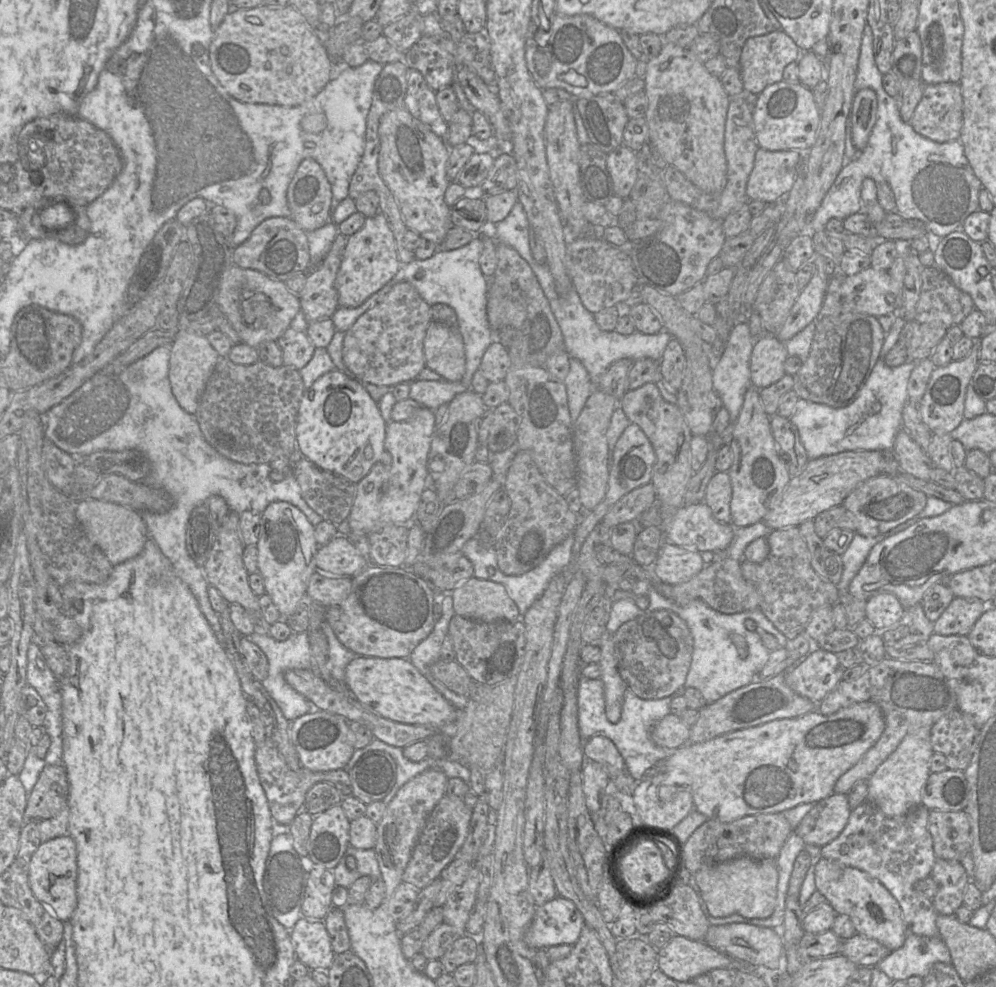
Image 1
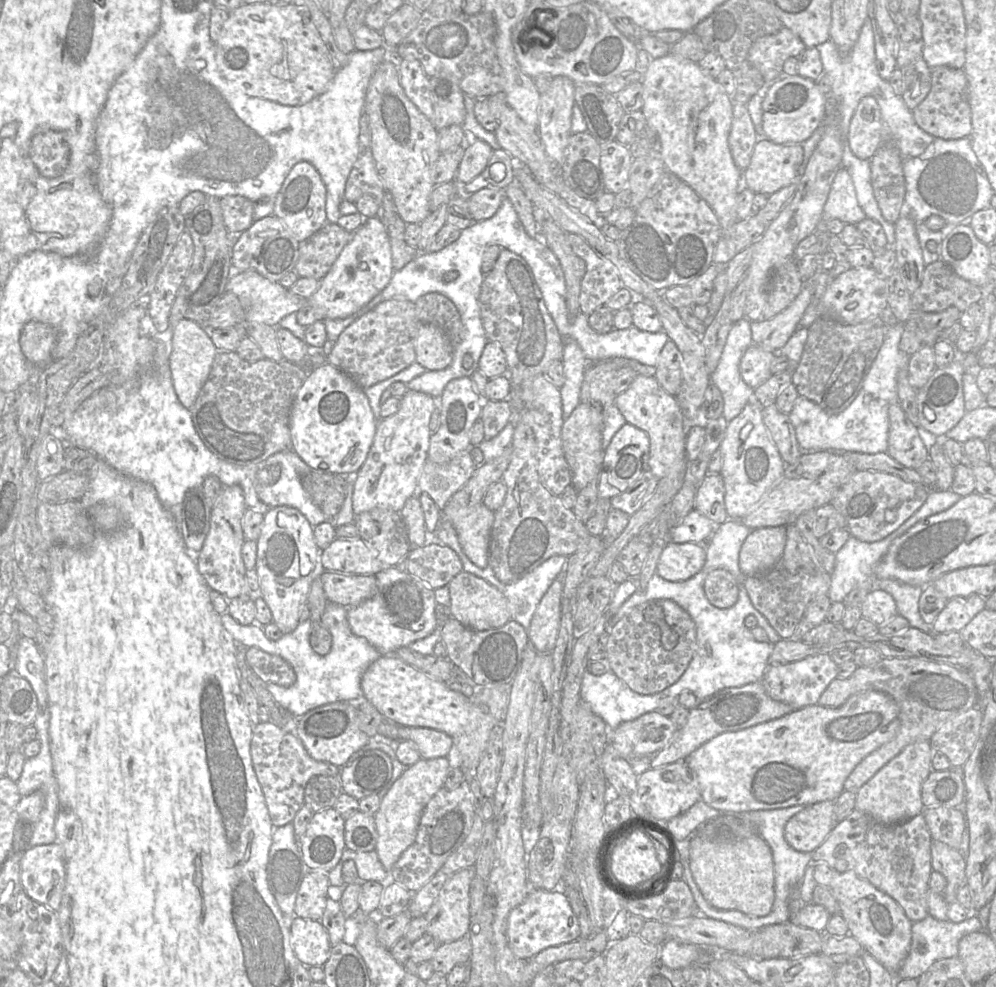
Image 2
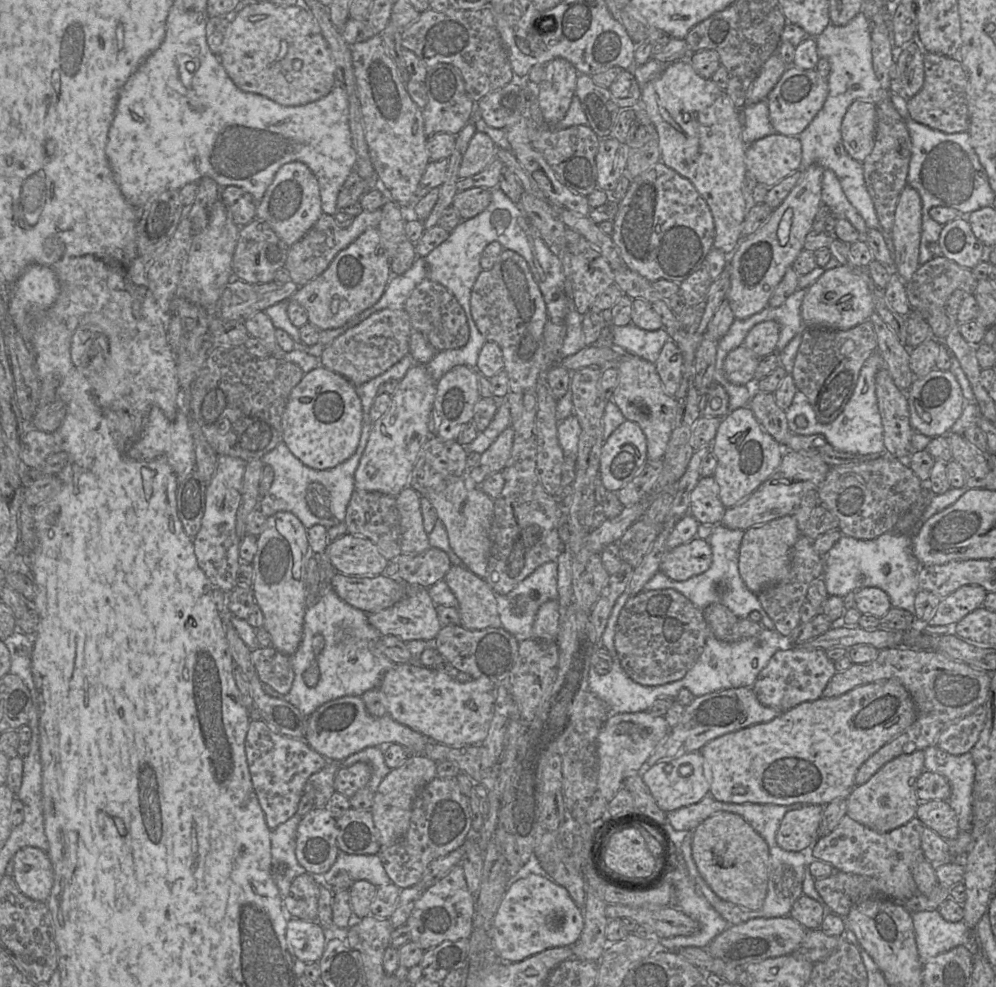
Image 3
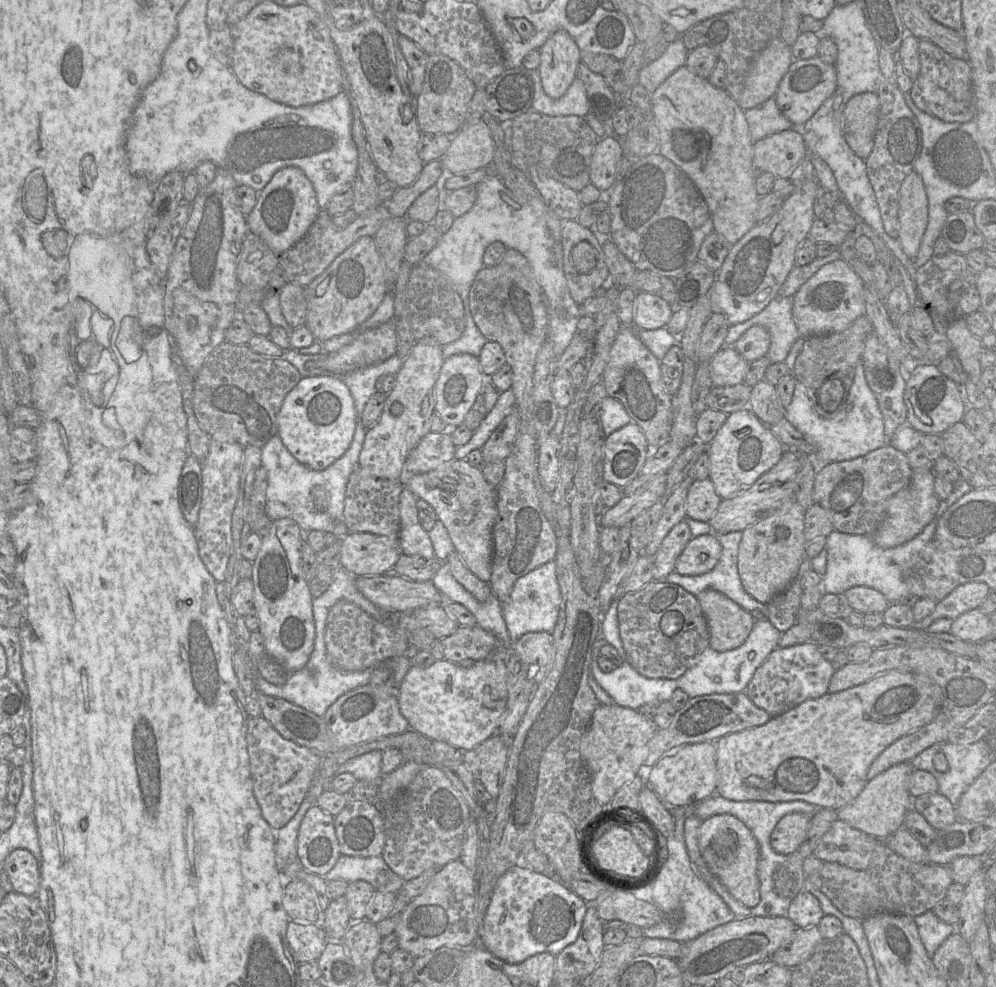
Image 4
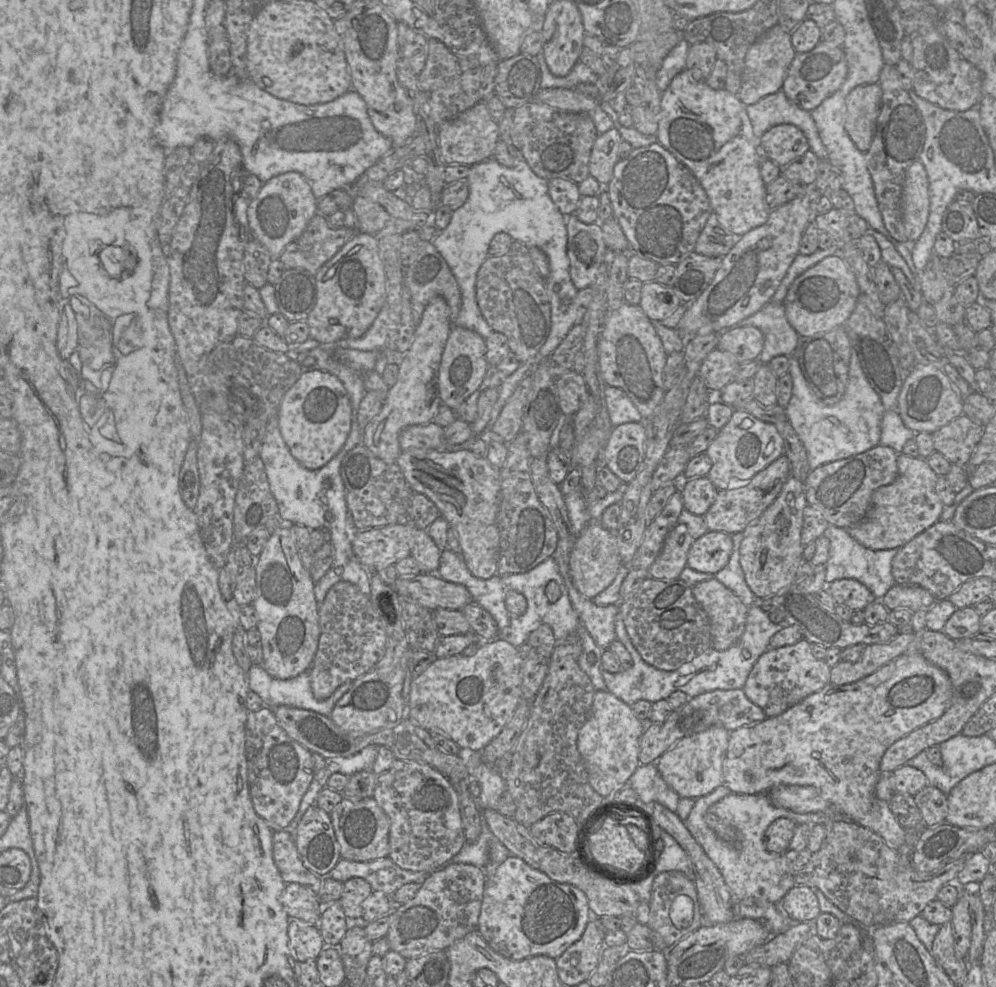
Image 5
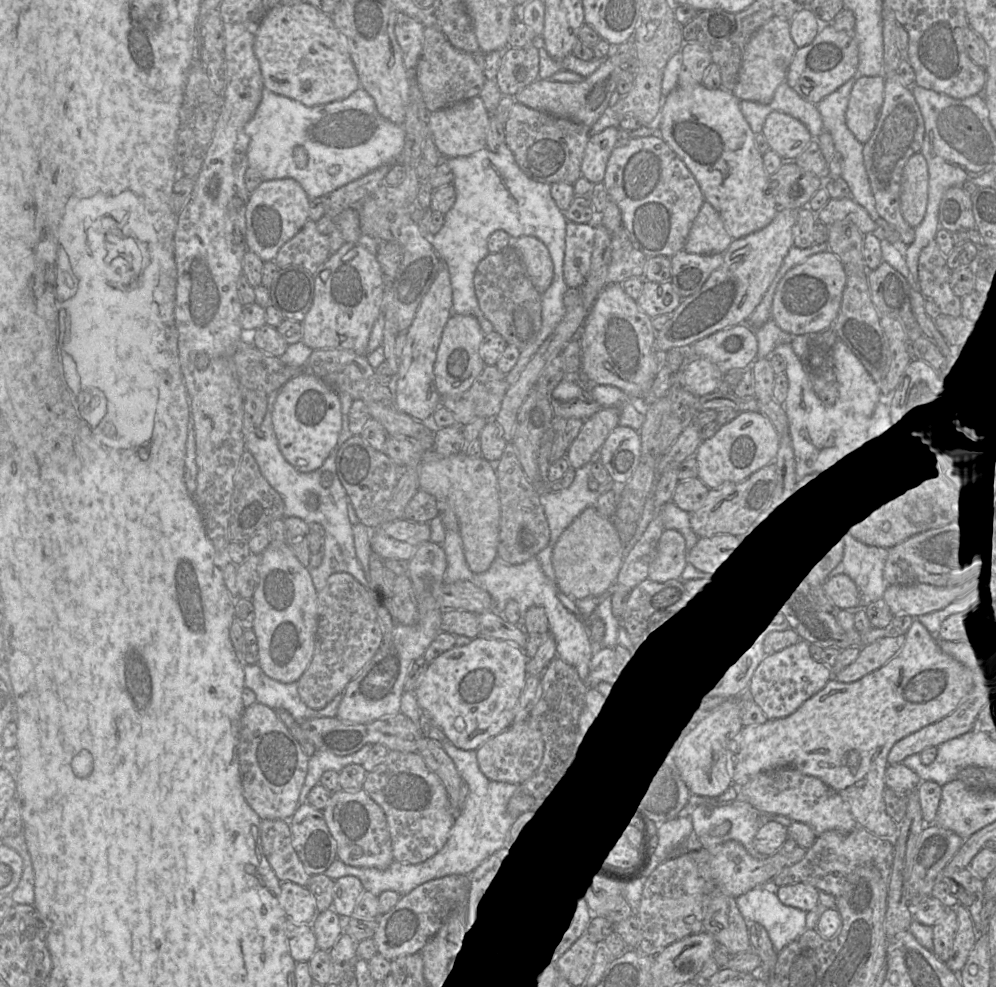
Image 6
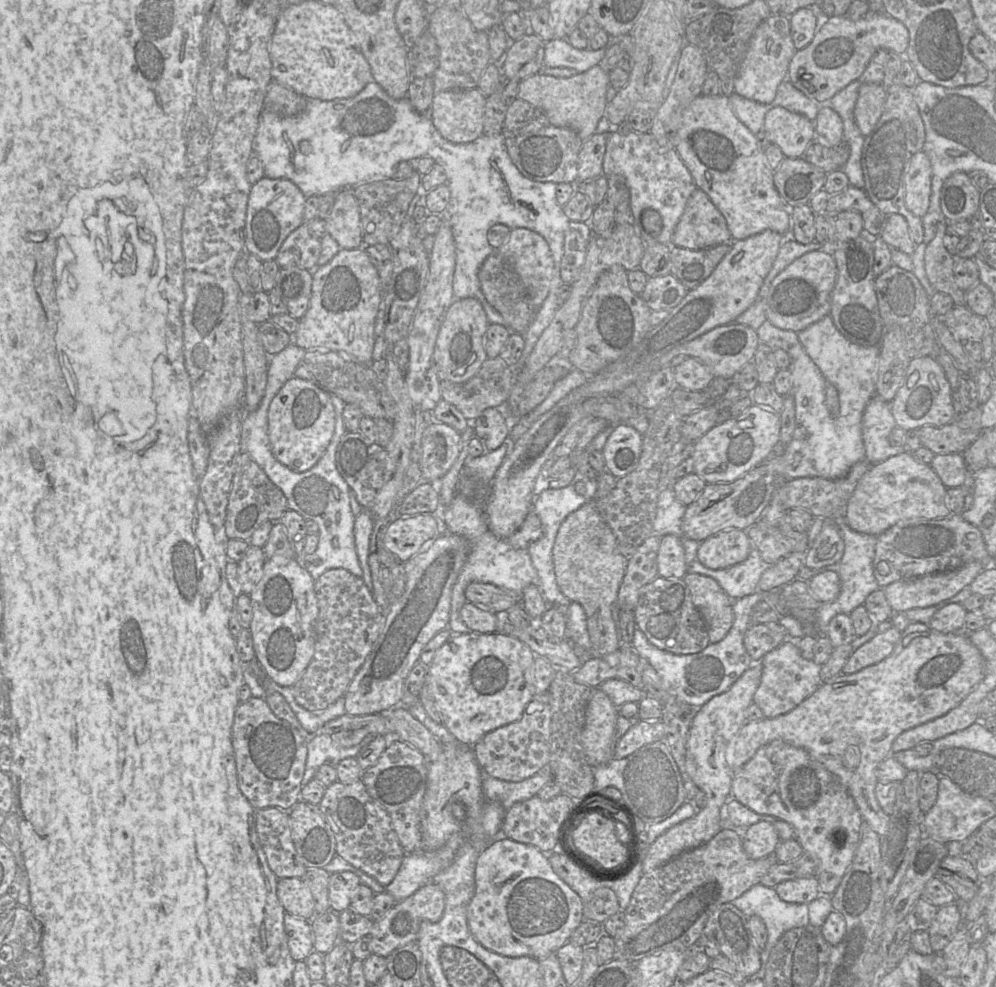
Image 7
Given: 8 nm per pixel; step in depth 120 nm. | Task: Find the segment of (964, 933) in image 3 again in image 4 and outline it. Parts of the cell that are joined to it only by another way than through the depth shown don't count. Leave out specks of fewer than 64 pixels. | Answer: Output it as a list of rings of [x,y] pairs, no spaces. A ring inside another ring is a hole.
[[[927,911],[913,919],[918,928],[920,940],[930,957],[956,931],[956,926],[940,920],[932,911]]]

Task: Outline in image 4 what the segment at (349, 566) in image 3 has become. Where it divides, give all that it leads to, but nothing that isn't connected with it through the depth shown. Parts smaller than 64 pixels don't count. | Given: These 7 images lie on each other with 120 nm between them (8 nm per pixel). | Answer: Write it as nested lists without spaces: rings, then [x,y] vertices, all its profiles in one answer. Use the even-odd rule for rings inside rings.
[[[350,532],[342,540],[340,565],[359,576],[384,575],[401,555],[397,540],[371,533]]]

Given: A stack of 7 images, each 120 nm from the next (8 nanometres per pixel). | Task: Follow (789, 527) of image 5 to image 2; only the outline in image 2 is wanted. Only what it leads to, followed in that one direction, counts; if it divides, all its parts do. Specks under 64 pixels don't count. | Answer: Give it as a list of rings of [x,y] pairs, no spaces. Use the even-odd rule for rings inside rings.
[[[786,526],[751,530],[739,554],[741,572],[755,576],[770,570],[781,558],[786,539]]]

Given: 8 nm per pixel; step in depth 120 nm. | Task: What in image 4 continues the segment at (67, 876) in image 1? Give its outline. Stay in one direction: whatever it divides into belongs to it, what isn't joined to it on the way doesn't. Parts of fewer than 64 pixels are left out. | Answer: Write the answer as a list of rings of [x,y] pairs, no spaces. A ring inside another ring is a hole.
[[[23,848],[13,850],[3,862],[13,890],[27,896],[37,895],[40,886],[40,863]]]

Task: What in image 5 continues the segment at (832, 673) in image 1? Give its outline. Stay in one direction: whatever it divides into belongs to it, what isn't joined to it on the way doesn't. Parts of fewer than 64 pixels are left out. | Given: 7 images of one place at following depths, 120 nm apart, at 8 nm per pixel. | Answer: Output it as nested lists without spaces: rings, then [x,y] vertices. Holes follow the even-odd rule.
[[[802,638],[793,645],[765,651],[753,665],[743,691],[767,717],[775,717],[830,683],[830,671],[831,668],[824,660],[813,656],[810,643]]]

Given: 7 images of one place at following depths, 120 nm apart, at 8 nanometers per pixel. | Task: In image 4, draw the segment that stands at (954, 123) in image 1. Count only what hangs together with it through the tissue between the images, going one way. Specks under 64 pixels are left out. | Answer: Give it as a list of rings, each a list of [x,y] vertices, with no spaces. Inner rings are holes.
[[[925,39],[919,40],[918,51],[921,68],[910,90],[915,105],[944,122],[966,123],[976,120],[976,97],[969,62],[953,57]]]

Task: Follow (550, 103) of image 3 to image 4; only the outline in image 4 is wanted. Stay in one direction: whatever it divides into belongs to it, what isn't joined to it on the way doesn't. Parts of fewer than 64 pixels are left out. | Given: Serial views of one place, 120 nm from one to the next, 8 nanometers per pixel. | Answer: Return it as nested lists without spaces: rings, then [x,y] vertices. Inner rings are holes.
[[[563,29],[554,32],[539,49],[539,72],[545,93],[553,99],[562,97],[576,77],[581,51]]]

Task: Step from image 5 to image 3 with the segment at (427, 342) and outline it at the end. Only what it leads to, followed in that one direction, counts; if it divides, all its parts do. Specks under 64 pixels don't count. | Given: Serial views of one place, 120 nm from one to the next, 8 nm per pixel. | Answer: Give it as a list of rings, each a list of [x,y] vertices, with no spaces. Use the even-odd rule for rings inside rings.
[[[415,363],[399,381],[397,388],[391,395],[391,404],[384,416],[373,422],[370,436],[359,465],[355,472],[355,488],[364,491],[378,491],[384,494],[397,496],[405,487],[409,486],[409,480],[417,457],[430,438],[428,421],[434,408],[436,396],[436,381],[427,371],[426,365]]]

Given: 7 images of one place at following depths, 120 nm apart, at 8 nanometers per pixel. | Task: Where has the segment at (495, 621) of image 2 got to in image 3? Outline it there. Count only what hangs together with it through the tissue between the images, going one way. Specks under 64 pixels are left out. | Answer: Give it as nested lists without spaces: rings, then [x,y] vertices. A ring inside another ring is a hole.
[[[452,565],[444,580],[459,602],[460,625],[468,630],[502,627],[495,593],[484,579],[475,575],[465,566]]]

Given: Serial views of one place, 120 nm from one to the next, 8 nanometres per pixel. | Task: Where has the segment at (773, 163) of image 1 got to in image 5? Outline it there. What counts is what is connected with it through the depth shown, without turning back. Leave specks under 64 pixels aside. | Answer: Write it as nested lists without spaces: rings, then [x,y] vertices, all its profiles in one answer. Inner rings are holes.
[[[779,124],[767,130],[759,139],[768,159],[785,168],[809,150],[804,133],[792,124]]]

